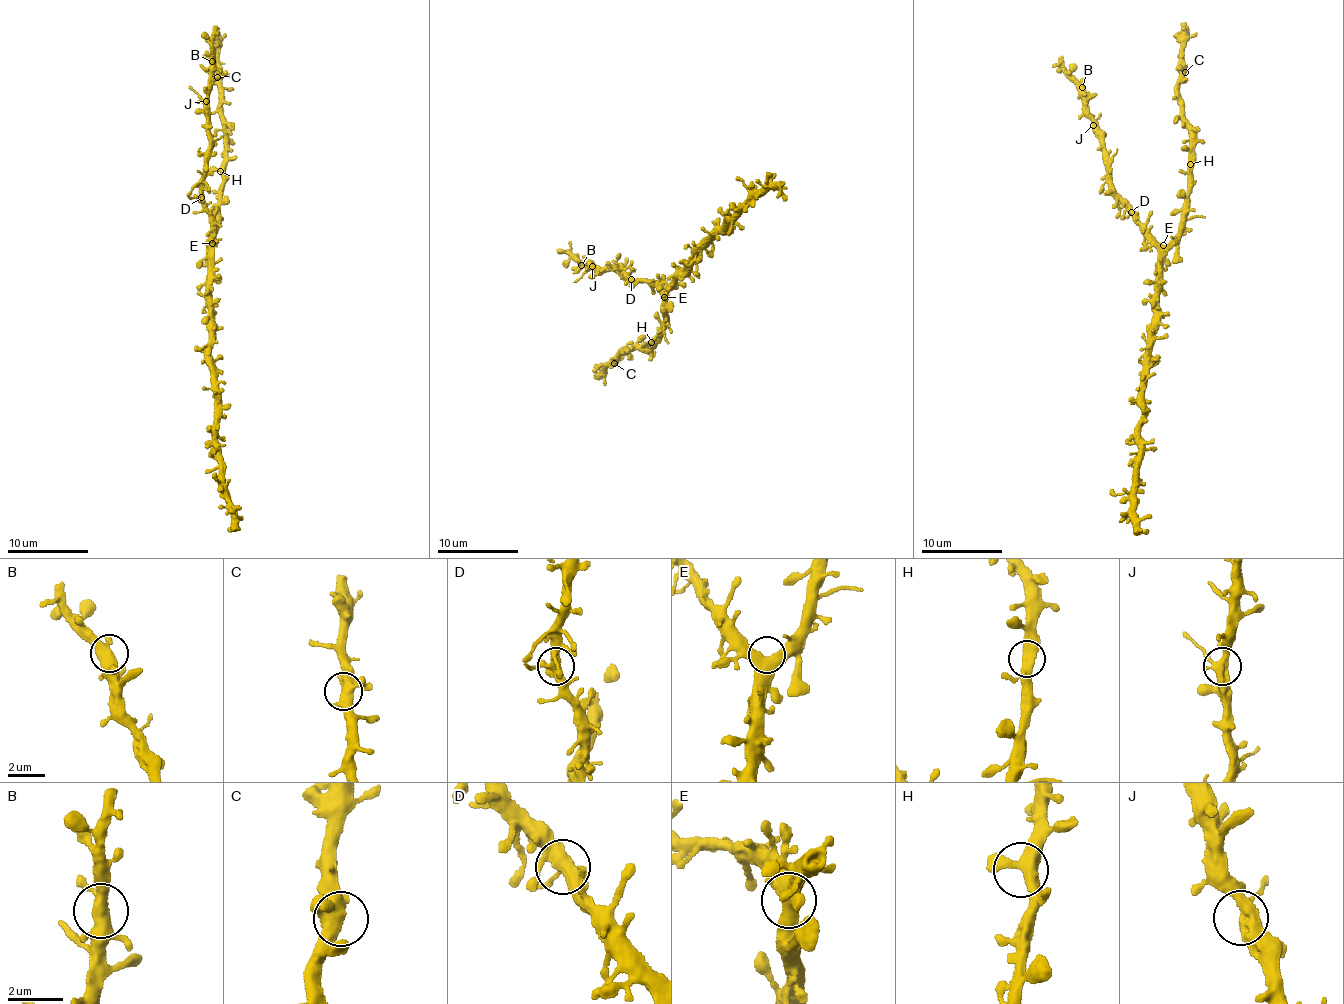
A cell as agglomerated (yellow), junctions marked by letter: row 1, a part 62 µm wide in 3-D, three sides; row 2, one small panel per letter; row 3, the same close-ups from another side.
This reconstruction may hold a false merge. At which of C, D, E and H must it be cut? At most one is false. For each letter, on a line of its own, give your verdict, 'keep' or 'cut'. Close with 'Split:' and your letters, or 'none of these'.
C: keep
D: keep
E: keep
H: keep
Split: none of these

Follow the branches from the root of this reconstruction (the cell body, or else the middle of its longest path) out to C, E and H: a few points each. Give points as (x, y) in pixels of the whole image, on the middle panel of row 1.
C: (674, 280), (662, 293), (667, 315), (652, 344), (643, 351), (632, 349), (621, 352), (614, 363)
E: (674, 280), (666, 286), (664, 297)
H: (674, 280), (662, 293), (667, 315), (660, 324), (659, 333), (651, 342)

